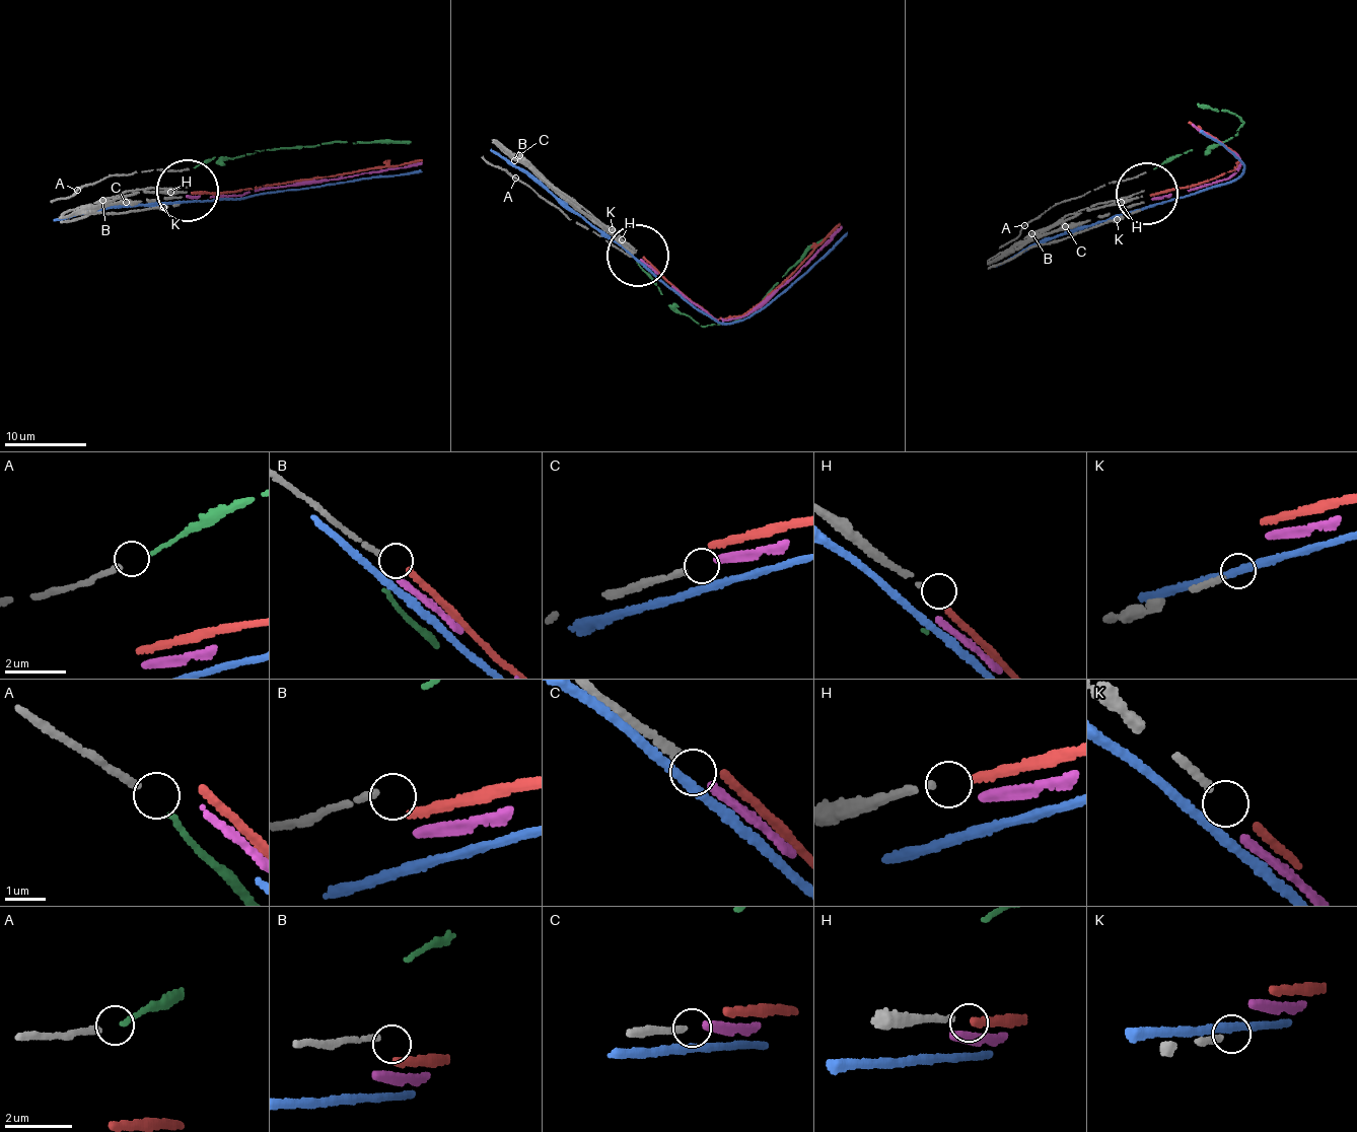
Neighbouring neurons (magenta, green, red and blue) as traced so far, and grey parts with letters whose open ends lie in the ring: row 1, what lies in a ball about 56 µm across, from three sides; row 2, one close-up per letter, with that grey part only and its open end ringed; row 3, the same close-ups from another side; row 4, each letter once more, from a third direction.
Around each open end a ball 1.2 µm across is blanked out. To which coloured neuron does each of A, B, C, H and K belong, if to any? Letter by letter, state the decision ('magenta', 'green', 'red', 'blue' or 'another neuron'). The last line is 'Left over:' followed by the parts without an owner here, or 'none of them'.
A: green
B: another neuron
C: magenta
H: red
K: another neuron
Left over: B, K

